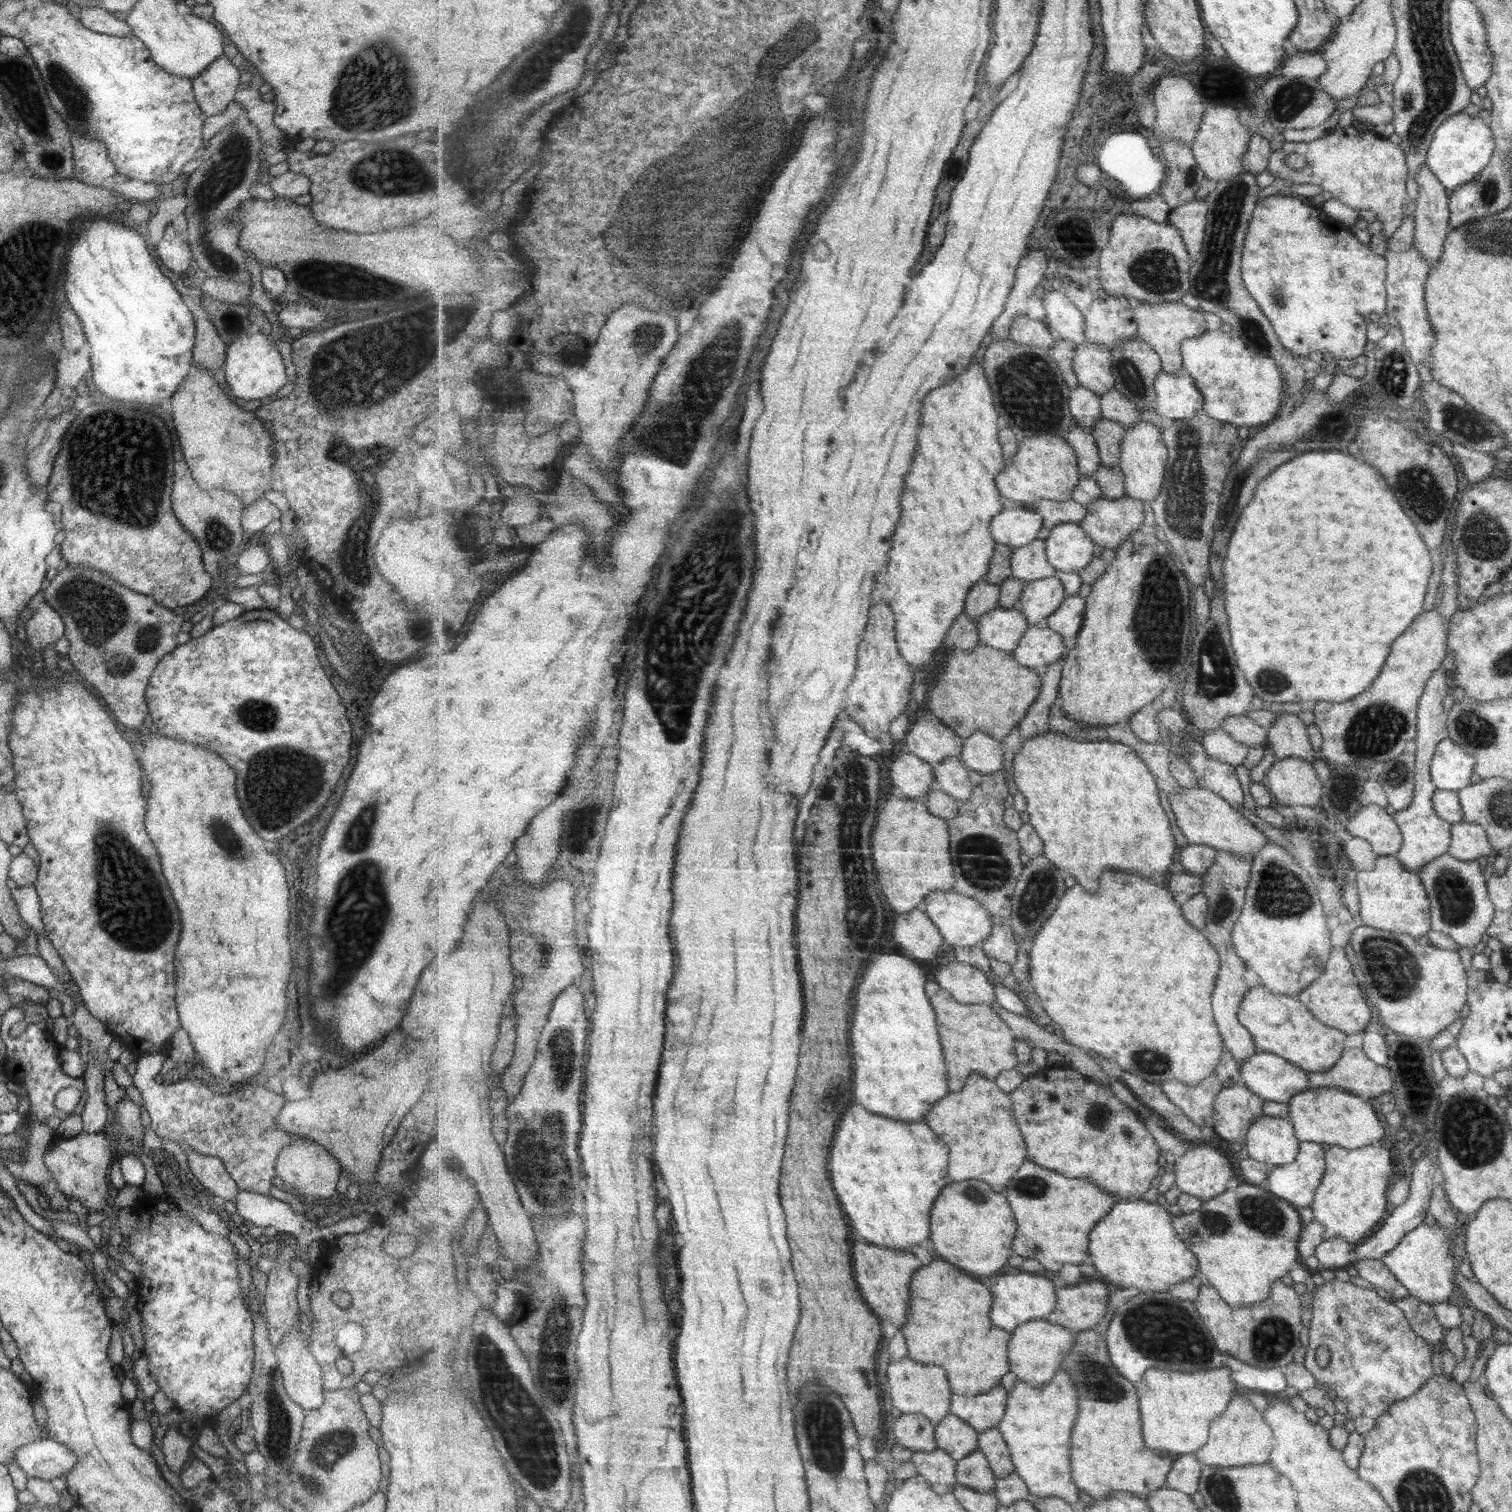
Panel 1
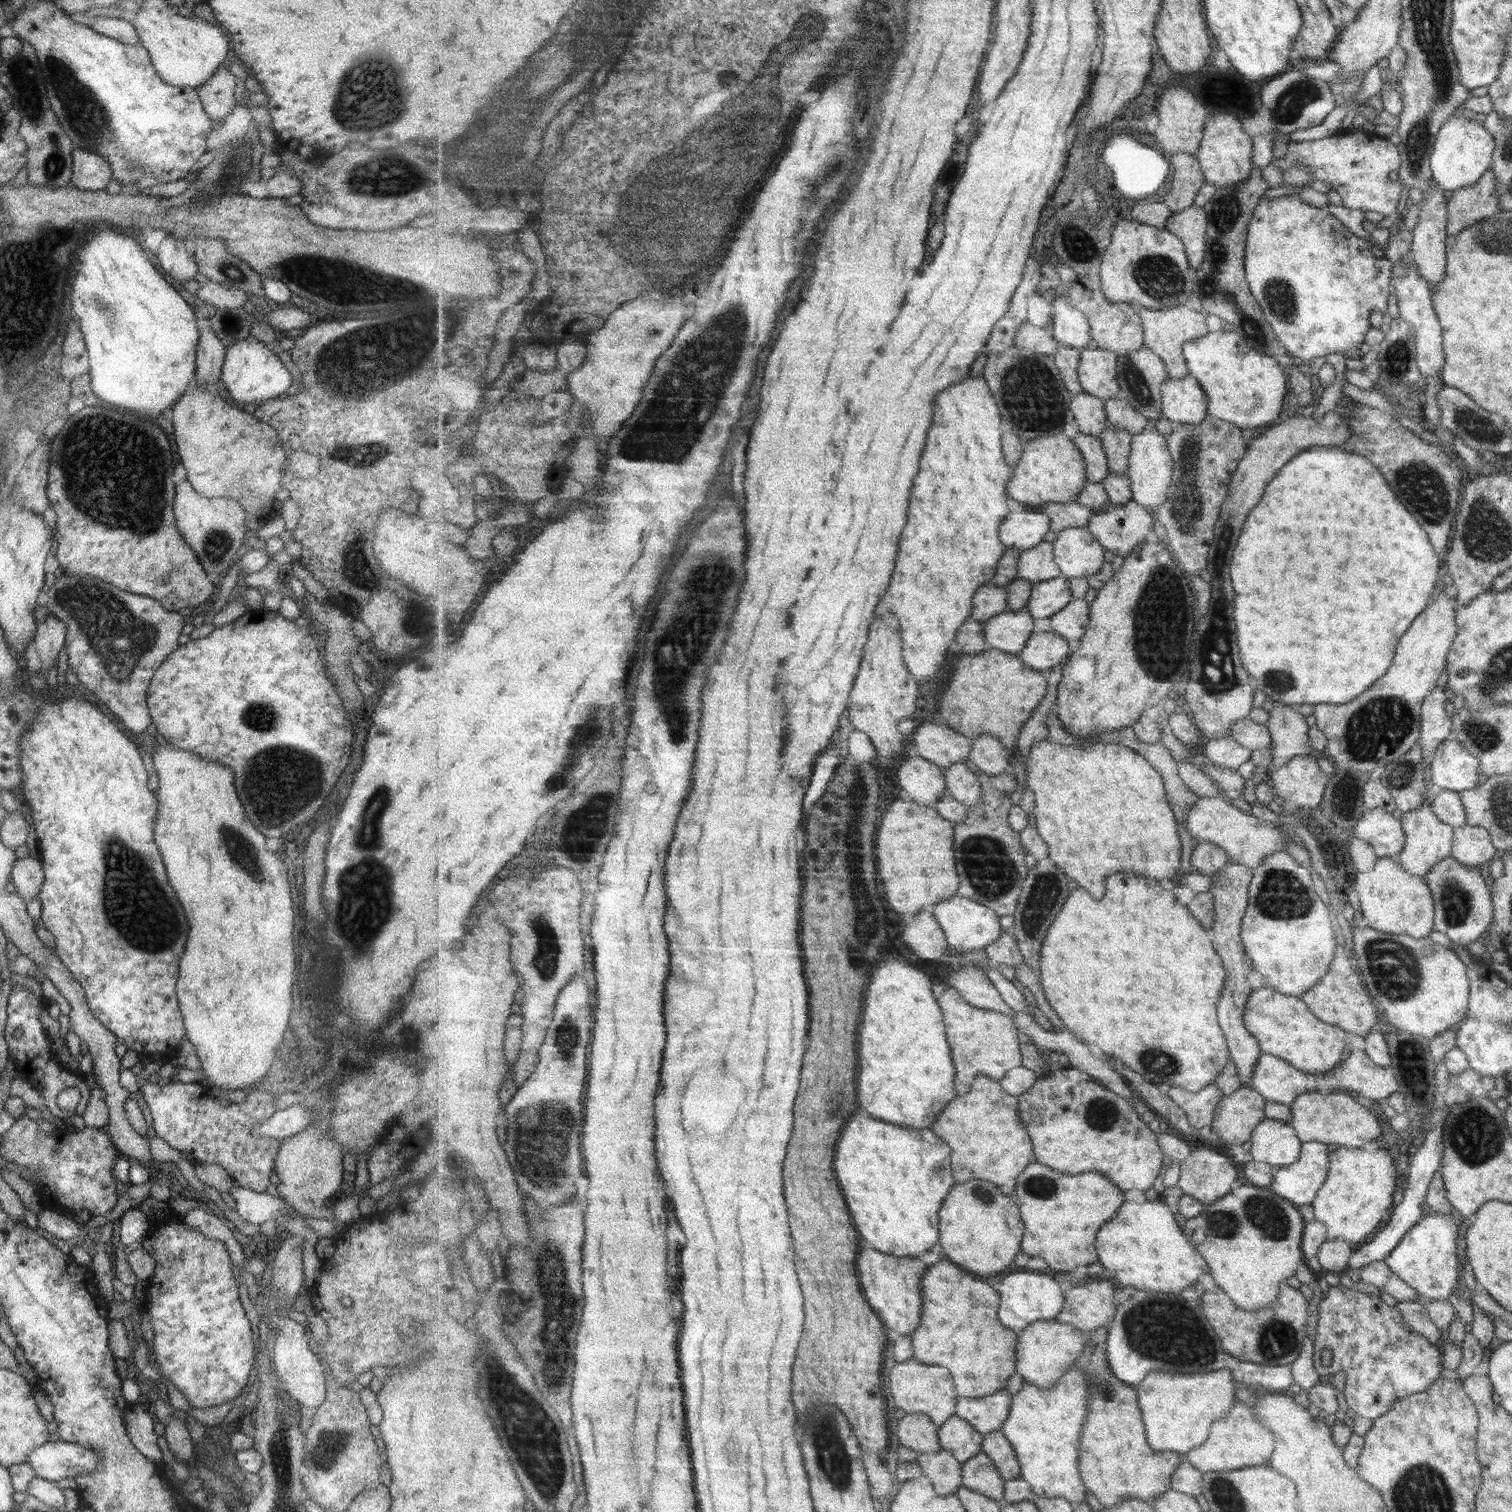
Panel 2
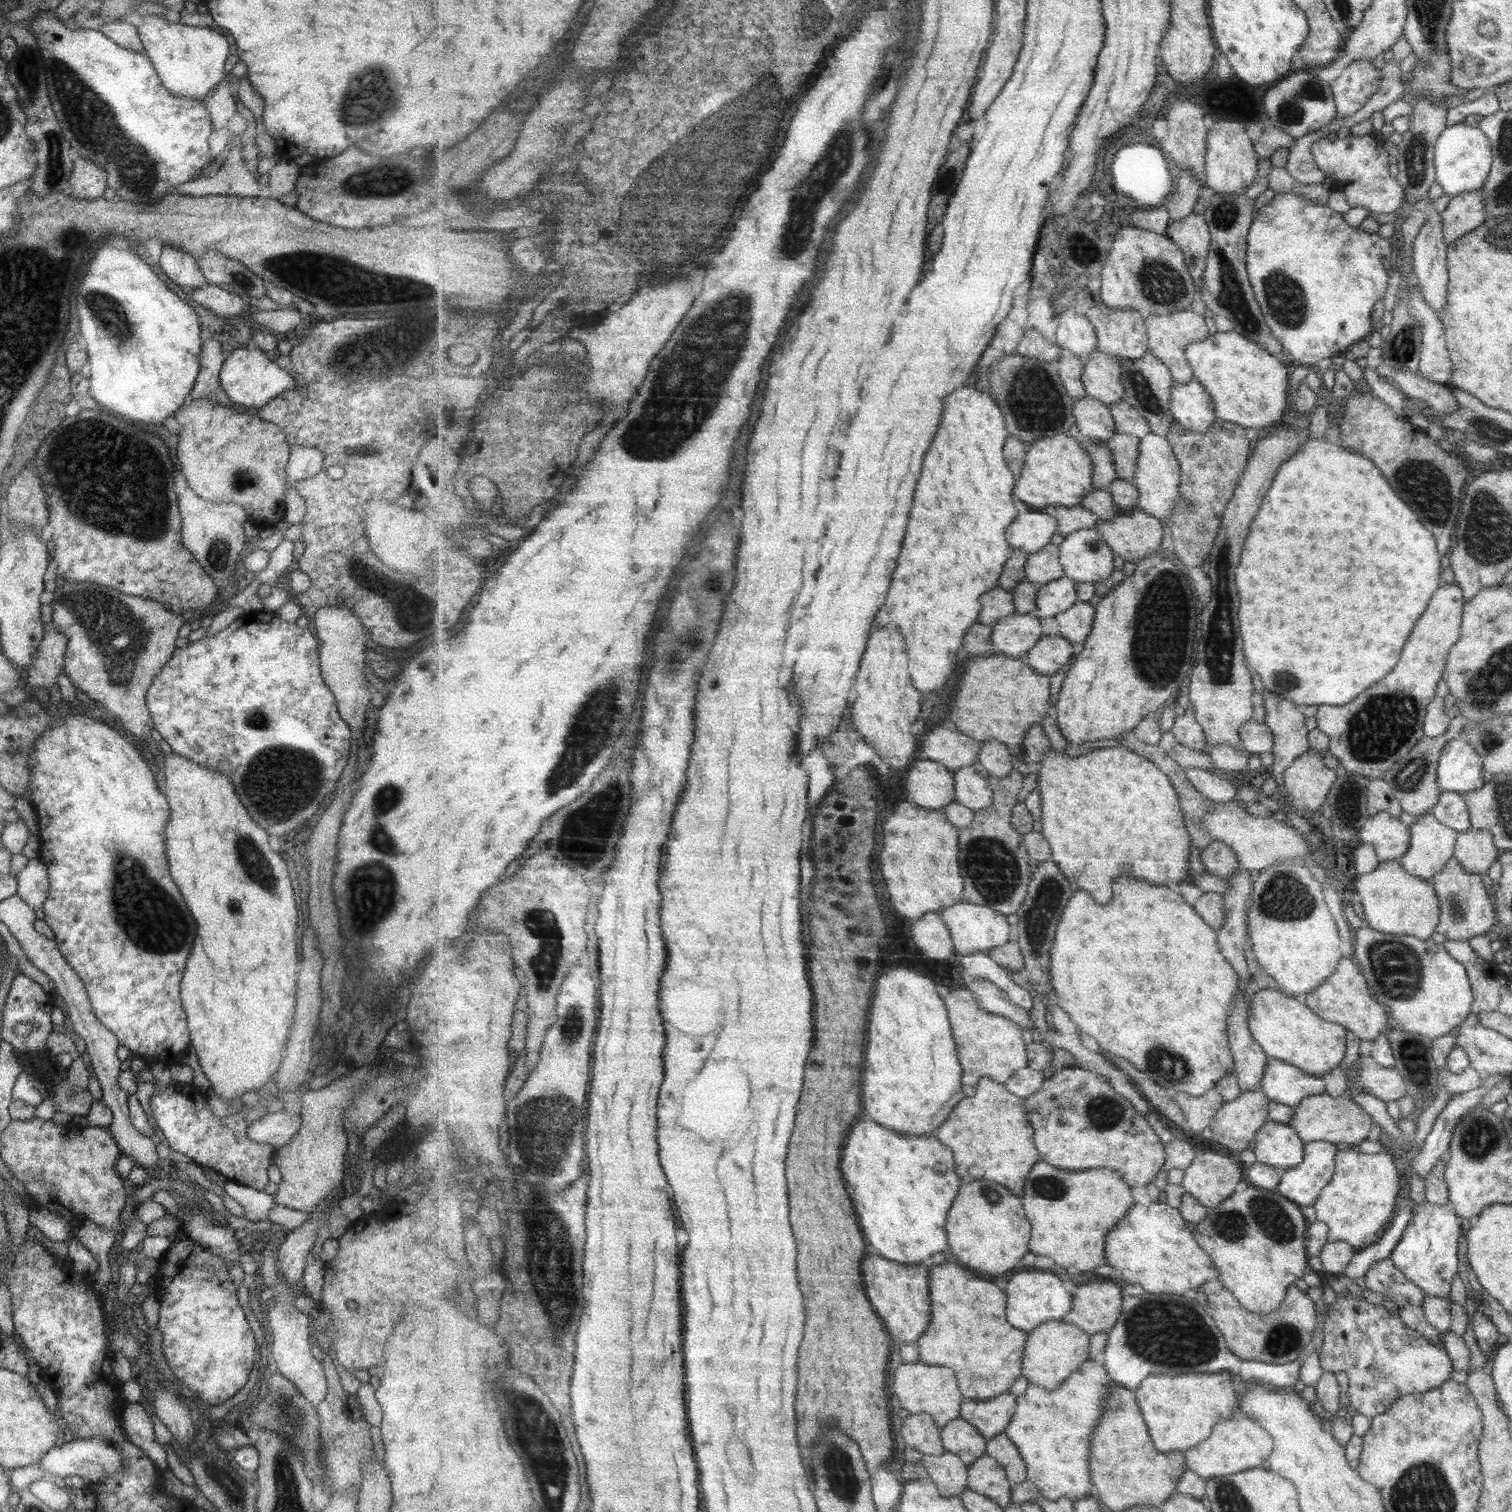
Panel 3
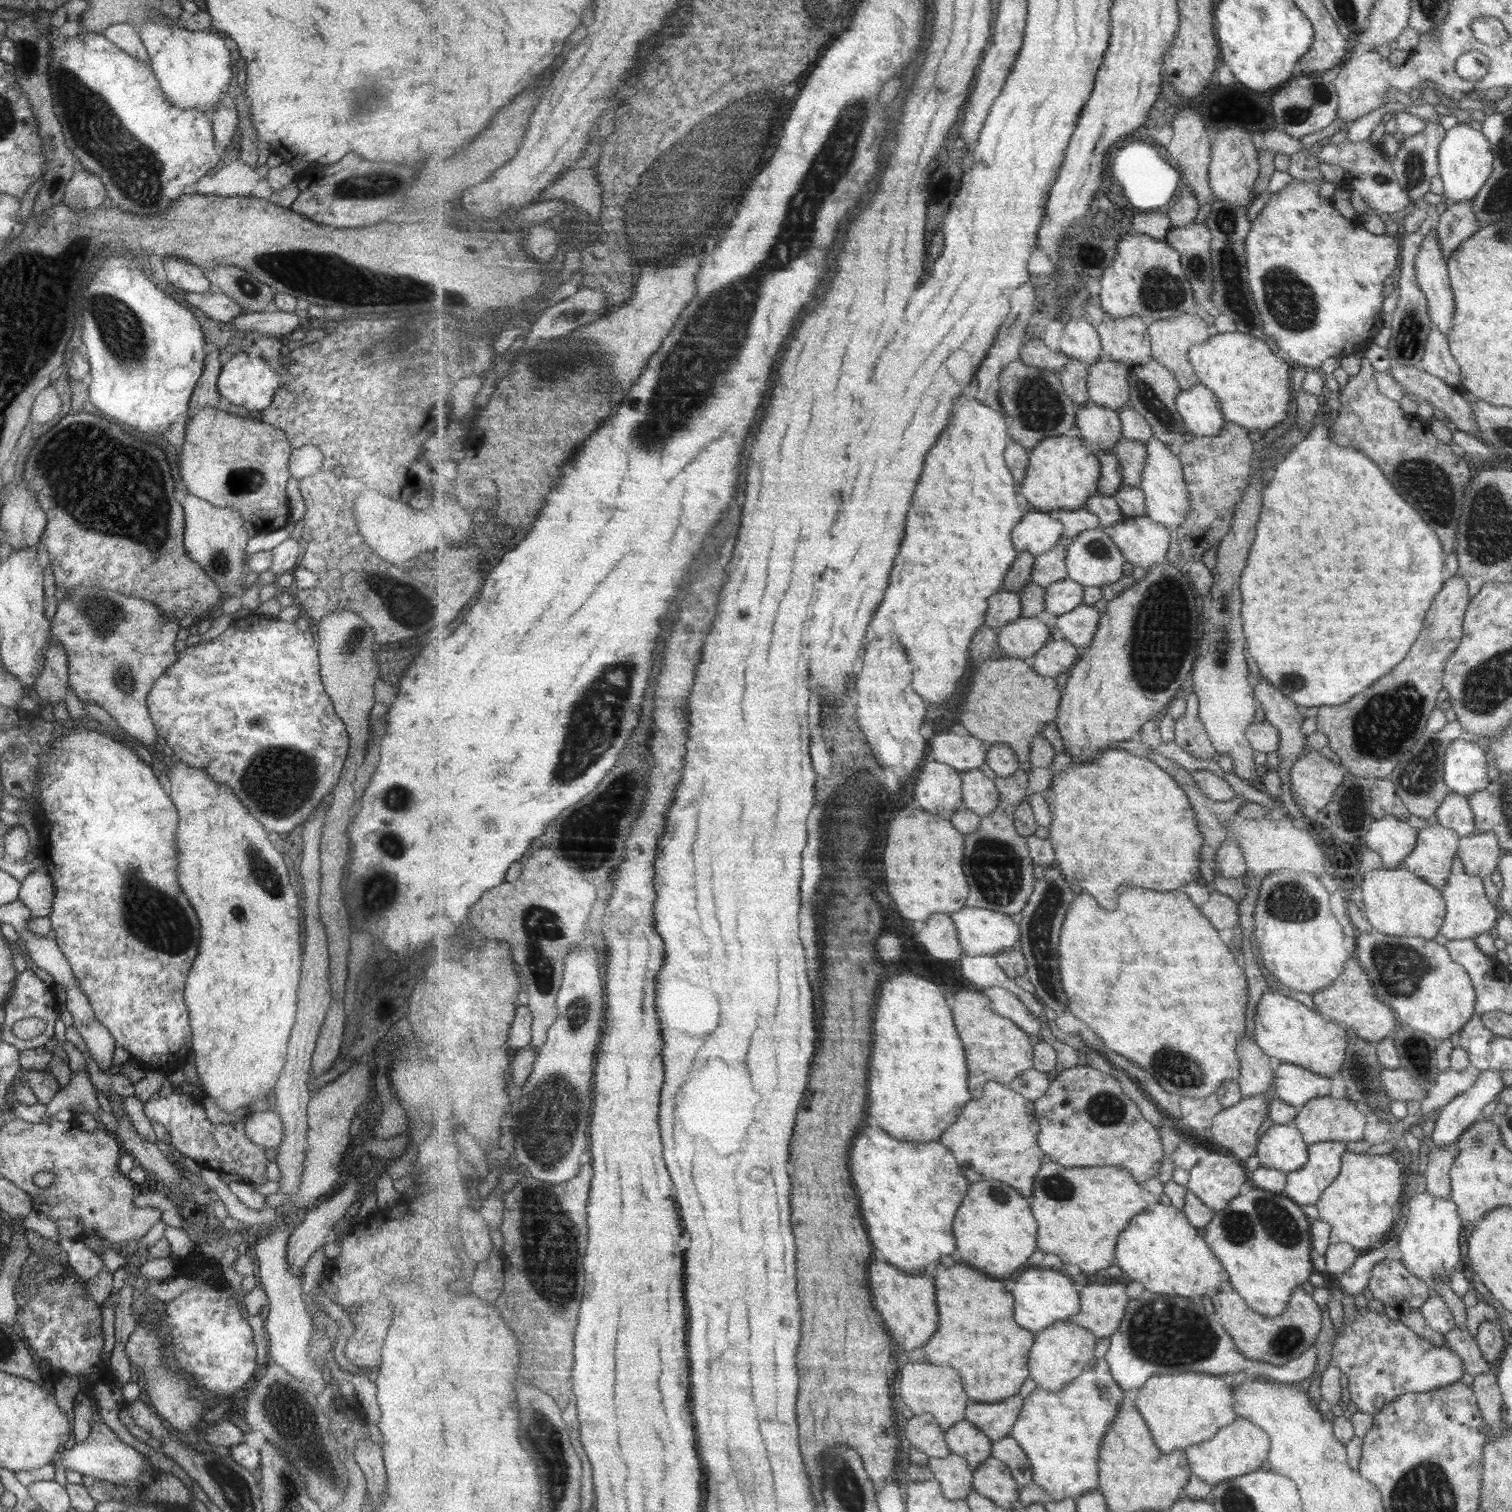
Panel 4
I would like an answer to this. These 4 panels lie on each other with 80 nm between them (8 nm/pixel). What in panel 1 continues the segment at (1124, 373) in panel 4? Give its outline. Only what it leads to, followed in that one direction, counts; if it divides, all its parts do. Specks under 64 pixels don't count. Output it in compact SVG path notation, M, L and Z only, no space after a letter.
M1089 341L1077 346L1074 369L1080 386L1089 387L1098 395L1116 388L1116 375L1112 369L1112 349Z

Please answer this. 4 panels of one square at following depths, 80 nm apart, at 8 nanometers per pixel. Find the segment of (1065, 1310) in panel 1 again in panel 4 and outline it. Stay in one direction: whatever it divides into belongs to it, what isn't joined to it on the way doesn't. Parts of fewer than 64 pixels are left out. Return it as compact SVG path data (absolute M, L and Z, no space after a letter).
M1091 1283L1080 1286L1082 1309L1079 1314L1069 1318L1074 1323L1080 1324L1093 1331L1097 1338L1110 1338L1121 1326L1121 1320L1125 1318L1130 1298L1127 1296L1127 1285L1112 1283Z

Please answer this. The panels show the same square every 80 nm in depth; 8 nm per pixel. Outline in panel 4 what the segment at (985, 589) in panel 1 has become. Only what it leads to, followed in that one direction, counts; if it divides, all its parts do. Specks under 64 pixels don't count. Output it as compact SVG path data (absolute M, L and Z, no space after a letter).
M1000 590L988 598L989 609L985 615L985 622L994 629L1000 630L1003 626L1022 618L1021 597L1018 593Z

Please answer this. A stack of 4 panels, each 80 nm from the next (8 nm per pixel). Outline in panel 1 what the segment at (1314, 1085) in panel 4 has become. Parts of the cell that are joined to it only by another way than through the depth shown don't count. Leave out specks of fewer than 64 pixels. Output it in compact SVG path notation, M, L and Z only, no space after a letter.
M1256 1050L1238 1069L1243 1086L1265 1101L1287 1104L1293 1095L1309 1088L1306 1071L1267 1051Z

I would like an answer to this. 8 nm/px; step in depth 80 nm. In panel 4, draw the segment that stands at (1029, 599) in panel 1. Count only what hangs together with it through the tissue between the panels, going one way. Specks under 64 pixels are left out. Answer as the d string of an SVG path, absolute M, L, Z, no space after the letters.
M1070 578L1055 582L1046 588L1045 611L1065 615L1085 604L1085 587Z

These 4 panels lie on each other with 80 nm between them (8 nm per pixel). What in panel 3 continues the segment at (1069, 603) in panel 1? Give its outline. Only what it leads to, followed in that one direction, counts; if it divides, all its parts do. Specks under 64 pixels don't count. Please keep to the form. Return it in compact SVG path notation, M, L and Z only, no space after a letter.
M1079 600L1073 609L1060 613L1055 617L1059 626L1059 634L1068 641L1083 645L1092 633L1096 608L1090 602Z

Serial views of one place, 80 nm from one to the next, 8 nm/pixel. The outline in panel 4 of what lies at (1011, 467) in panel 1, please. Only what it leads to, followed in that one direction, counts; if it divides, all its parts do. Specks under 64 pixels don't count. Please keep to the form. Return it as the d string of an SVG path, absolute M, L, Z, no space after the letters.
M1059 435L1045 438L1031 451L1026 477L1019 487L1035 510L1044 513L1061 509L1077 510L1085 508L1087 501L1099 492L1101 475L1096 452L1088 450L1079 436Z

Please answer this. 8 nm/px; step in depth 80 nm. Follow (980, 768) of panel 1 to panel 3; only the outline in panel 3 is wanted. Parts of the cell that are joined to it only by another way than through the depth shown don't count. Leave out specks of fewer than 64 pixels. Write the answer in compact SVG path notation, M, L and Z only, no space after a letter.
M996 739L981 743L978 760L980 764L994 777L1005 777L1015 768L1015 760L1008 751L1007 745Z

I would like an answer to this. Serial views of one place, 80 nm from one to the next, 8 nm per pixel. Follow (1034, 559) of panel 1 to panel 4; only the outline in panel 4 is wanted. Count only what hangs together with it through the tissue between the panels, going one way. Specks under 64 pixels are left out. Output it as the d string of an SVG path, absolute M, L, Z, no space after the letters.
M1061 541L1053 550L1036 555L1036 564L1032 572L1032 582L1047 588L1055 582L1069 578L1068 544Z

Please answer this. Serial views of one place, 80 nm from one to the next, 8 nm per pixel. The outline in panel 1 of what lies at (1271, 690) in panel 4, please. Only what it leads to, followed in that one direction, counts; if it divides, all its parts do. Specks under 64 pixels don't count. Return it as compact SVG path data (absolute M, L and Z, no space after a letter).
M1278 713L1266 730L1266 742L1276 760L1295 757L1312 763L1318 757L1308 742L1306 725L1297 714Z

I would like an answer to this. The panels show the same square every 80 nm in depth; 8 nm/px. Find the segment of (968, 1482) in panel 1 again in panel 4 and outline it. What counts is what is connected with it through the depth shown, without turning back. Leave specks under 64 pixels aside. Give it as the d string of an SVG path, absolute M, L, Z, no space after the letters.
M993 1456L974 1471L974 1490L993 1499L993 1502L1006 1511L1022 1509L1022 1487L1013 1478L1010 1468L1001 1459Z

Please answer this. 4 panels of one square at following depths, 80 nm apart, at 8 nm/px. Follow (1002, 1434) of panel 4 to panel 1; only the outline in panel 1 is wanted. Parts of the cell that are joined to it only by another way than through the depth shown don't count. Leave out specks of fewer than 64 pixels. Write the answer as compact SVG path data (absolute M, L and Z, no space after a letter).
M1002 1385L996 1386L993 1390L980 1394L979 1396L963 1396L952 1393L952 1413L965 1419L971 1426L974 1426L978 1432L998 1427L1006 1413L1009 1390Z

